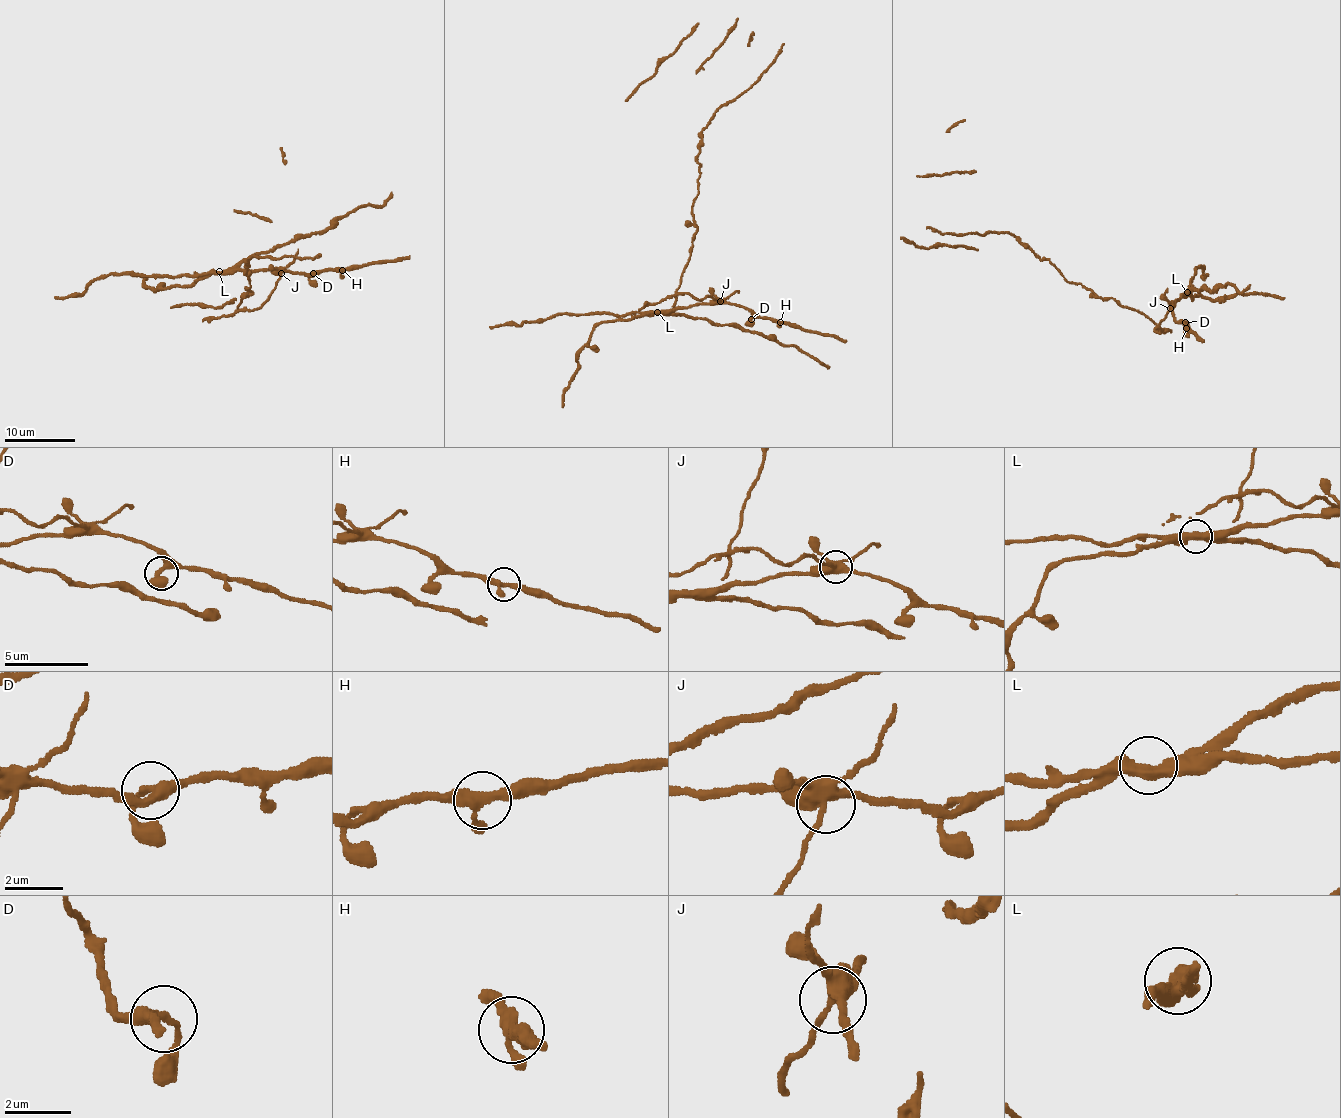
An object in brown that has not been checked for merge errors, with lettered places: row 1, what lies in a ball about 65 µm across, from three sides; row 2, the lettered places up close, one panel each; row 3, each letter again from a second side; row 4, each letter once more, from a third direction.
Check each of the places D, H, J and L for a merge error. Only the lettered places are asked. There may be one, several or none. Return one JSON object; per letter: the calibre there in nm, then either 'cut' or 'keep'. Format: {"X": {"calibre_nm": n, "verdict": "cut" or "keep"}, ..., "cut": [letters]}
{"D": {"calibre_nm": 240, "verdict": "keep"}, "H": {"calibre_nm": 280, "verdict": "keep"}, "J": {"calibre_nm": 440, "verdict": "cut"}, "L": {"calibre_nm": 440, "verdict": "cut"}, "cut": ["J", "L"]}

